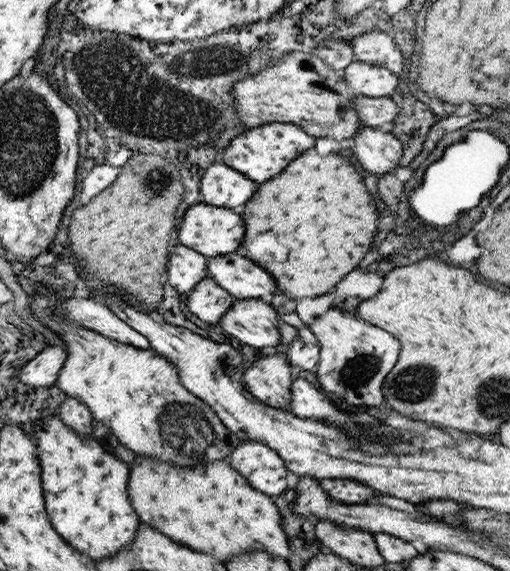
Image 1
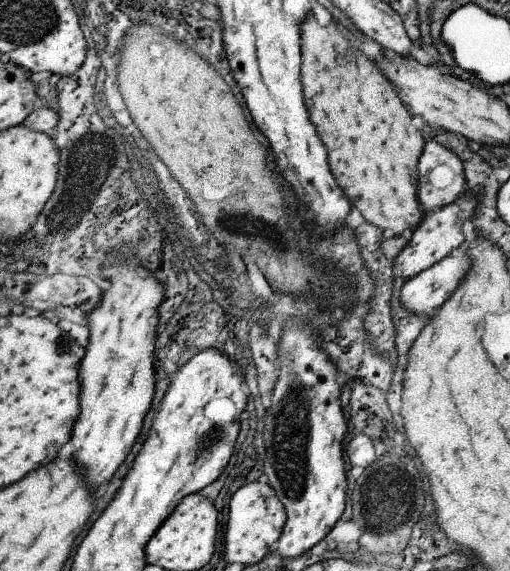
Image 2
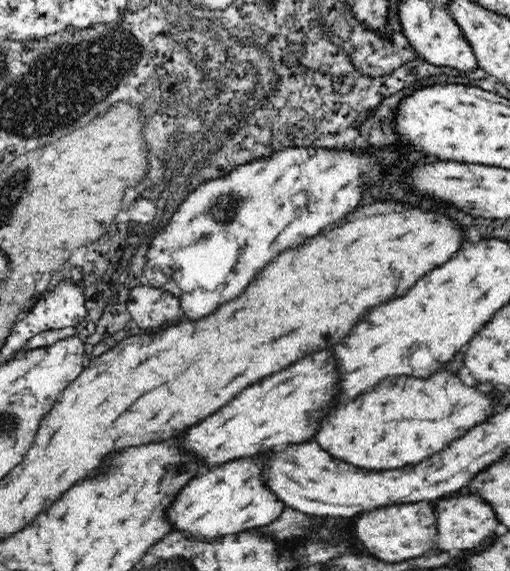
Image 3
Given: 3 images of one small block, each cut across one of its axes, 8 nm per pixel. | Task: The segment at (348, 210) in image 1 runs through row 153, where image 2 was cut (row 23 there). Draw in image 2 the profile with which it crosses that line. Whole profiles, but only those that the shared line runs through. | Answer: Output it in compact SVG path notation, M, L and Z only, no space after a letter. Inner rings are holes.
M309 18L303 26L305 30L305 40L301 44L305 44L305 66L301 66L301 86L305 86L305 106L309 106L309 120L313 122L313 126L317 126L317 134L321 134L321 142L325 142L325 150L329 150L329 170L333 170L333 178L337 178L337 186L341 186L341 190L345 190L345 196L349 198L349 202L353 202L357 220L365 222L365 224L373 224L377 226L381 232L383 230L391 230L393 236L401 236L403 230L415 230L421 224L421 202L419 202L419 164L417 158L421 158L419 154L423 154L423 140L419 136L419 132L411 126L409 122L409 114L405 110L405 106L401 104L401 100L397 98L397 94L391 90L391 84L377 72L377 68L371 64L371 60L367 60L359 50L355 50L339 32L333 24L321 28L315 18Z

